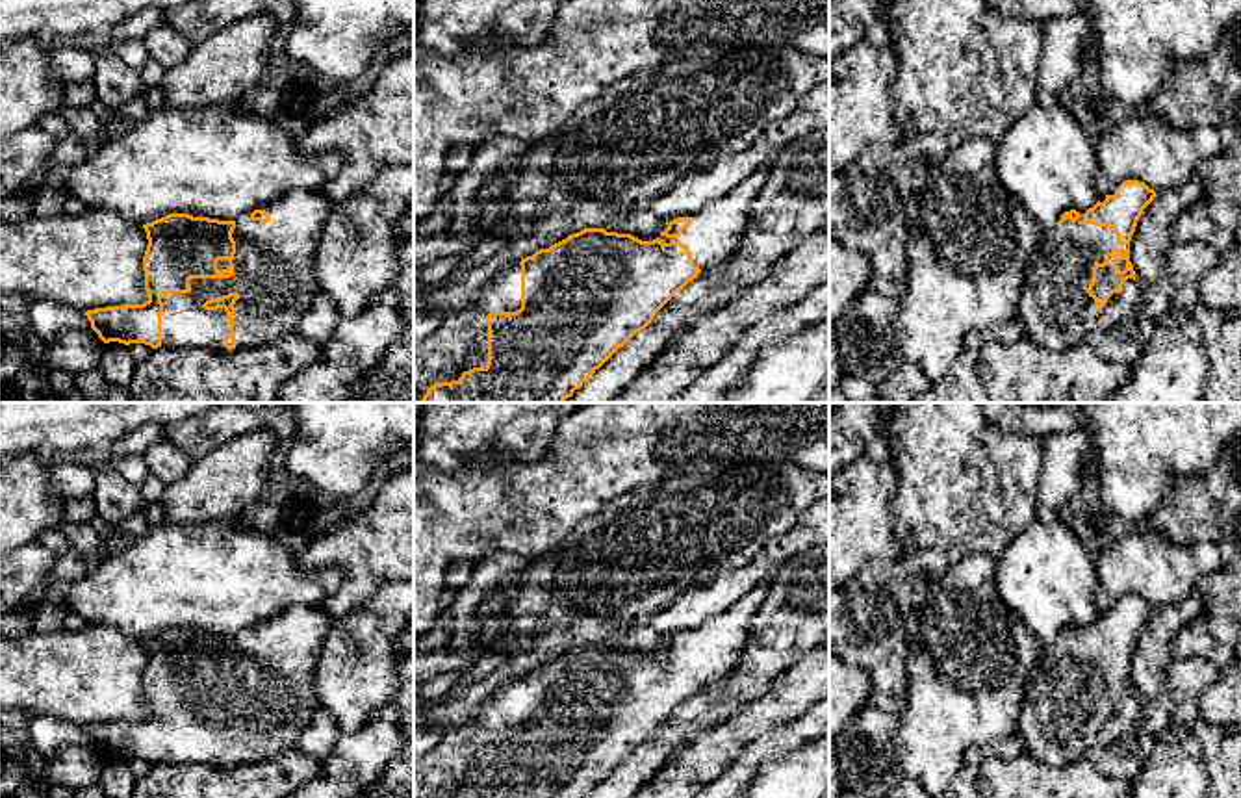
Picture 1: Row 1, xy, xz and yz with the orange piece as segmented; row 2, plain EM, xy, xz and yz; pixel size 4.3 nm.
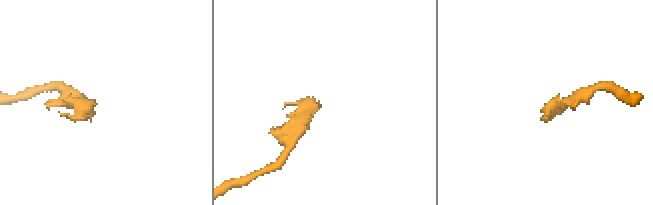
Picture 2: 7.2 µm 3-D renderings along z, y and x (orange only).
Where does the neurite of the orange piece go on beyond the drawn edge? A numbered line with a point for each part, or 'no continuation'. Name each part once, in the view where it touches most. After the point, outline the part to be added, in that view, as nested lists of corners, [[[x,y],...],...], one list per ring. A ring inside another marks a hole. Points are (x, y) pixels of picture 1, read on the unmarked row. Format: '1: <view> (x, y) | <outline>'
1: xy (275, 678) | [[[291,605],[263,624],[269,638],[252,637],[250,629],[236,635],[234,690],[230,694],[191,694],[189,709],[163,711],[161,763],[197,763],[213,768],[252,765],[293,750],[313,711],[321,705],[315,694],[315,664],[321,644],[334,618],[319,607]],[[228,709],[239,709],[234,724],[234,742],[226,740],[224,724],[204,726],[202,720]]]

